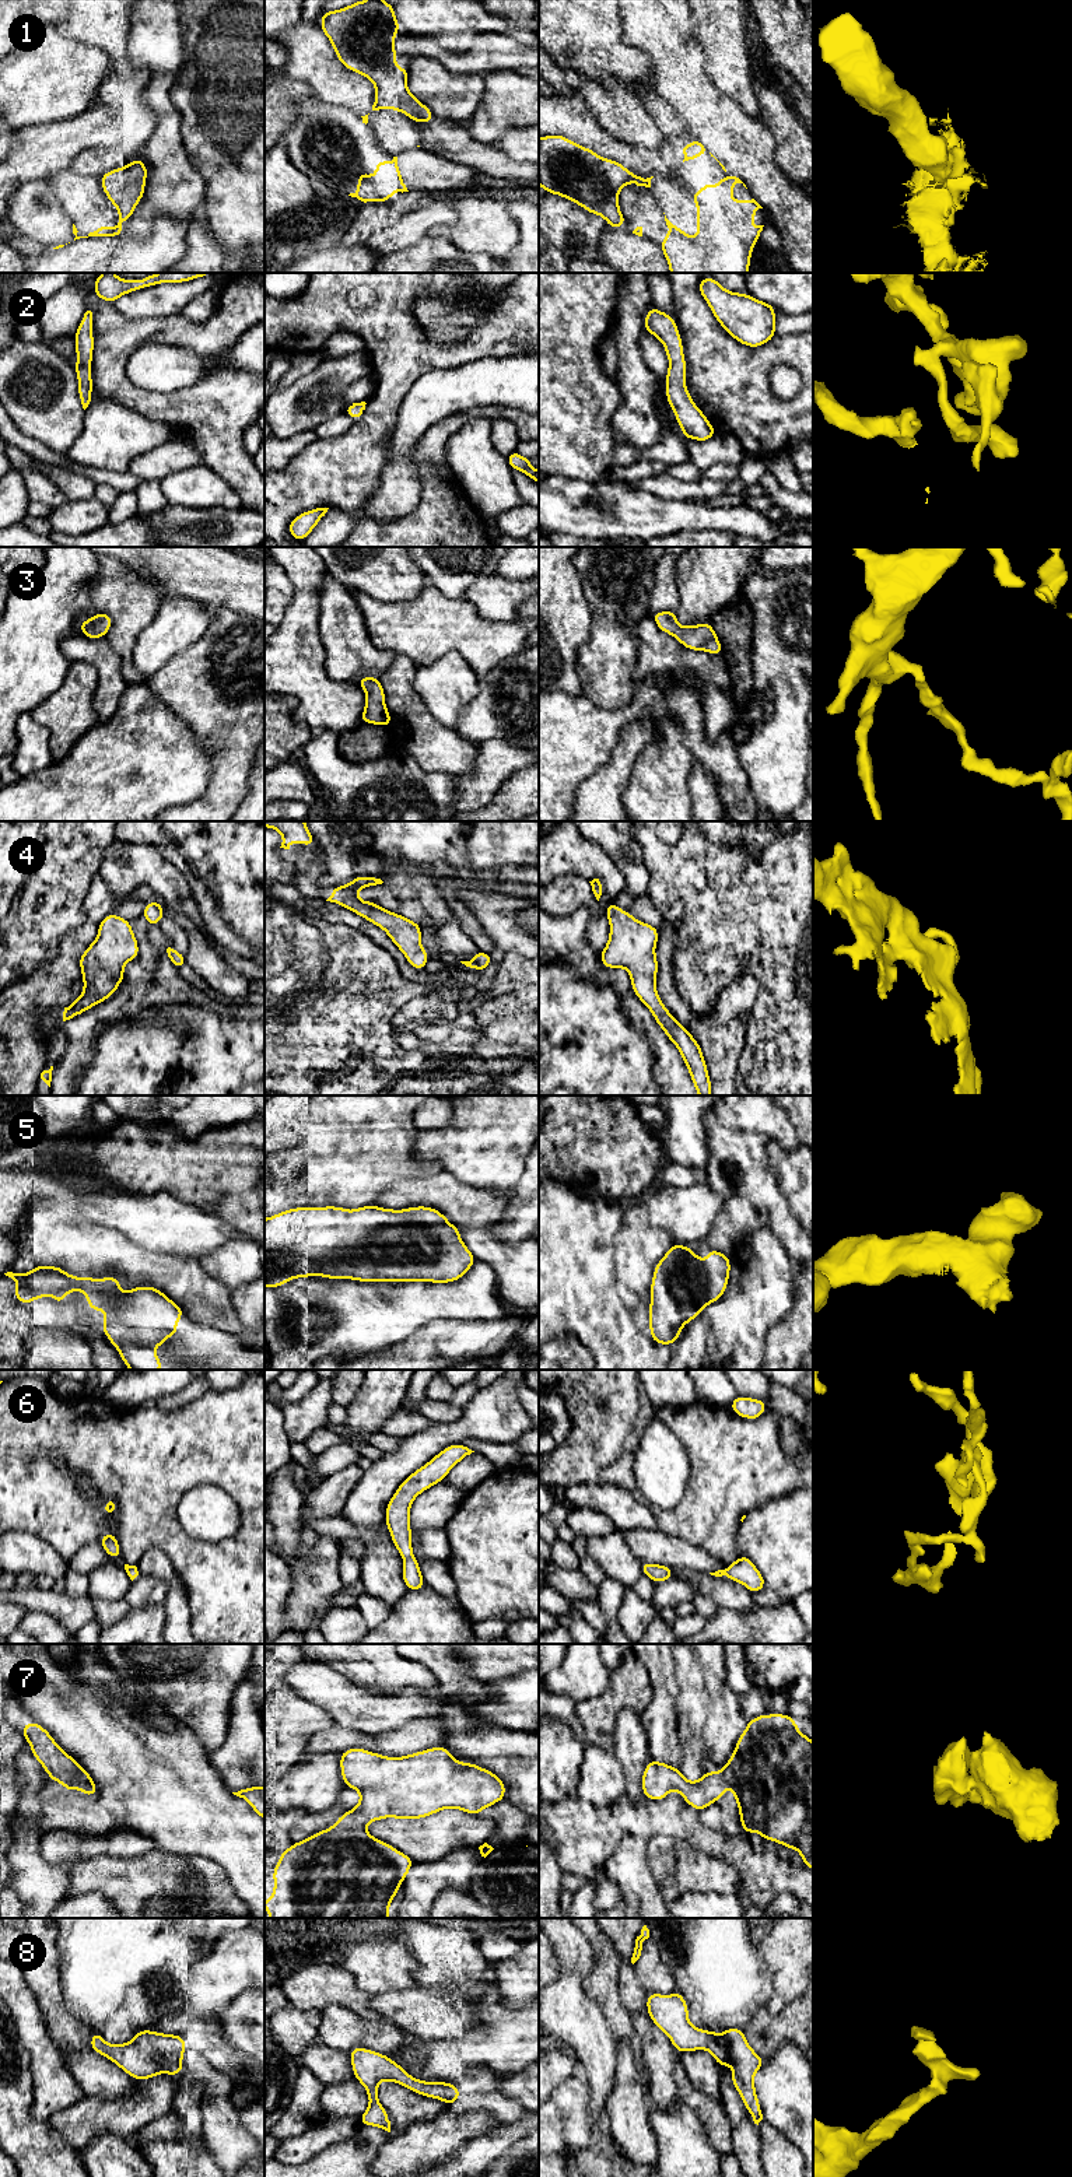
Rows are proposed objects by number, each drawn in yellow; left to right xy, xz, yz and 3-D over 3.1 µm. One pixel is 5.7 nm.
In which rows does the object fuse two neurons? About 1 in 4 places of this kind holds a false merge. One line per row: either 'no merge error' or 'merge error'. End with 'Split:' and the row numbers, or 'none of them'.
1: merge error
2: no merge error
3: no merge error
4: no merge error
5: no merge error
6: no merge error
7: no merge error
8: no merge error
Split: 1

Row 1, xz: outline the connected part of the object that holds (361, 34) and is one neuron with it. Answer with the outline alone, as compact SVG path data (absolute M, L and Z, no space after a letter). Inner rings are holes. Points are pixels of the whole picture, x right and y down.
M360 0L341 10L322 13L320 29L329 38L337 59L348 70L367 77L375 85L375 104L379 109L399 111L416 123L430 123L434 116L407 88L410 69L400 69L395 60L393 41L400 24L393 14L395 6L383 0Z

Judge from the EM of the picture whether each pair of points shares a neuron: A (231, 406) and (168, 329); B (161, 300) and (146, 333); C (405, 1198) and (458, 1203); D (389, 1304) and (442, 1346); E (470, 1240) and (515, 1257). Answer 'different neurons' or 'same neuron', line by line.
A: same neuron
B: different neurons
C: same neuron
D: different neurons
E: same neuron

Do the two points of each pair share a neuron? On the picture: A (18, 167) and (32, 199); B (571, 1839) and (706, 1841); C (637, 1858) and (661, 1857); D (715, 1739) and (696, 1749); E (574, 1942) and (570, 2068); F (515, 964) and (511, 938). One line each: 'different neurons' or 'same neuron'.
A: different neurons
B: same neuron
C: different neurons
D: different neurons
E: different neurons
F: different neurons

